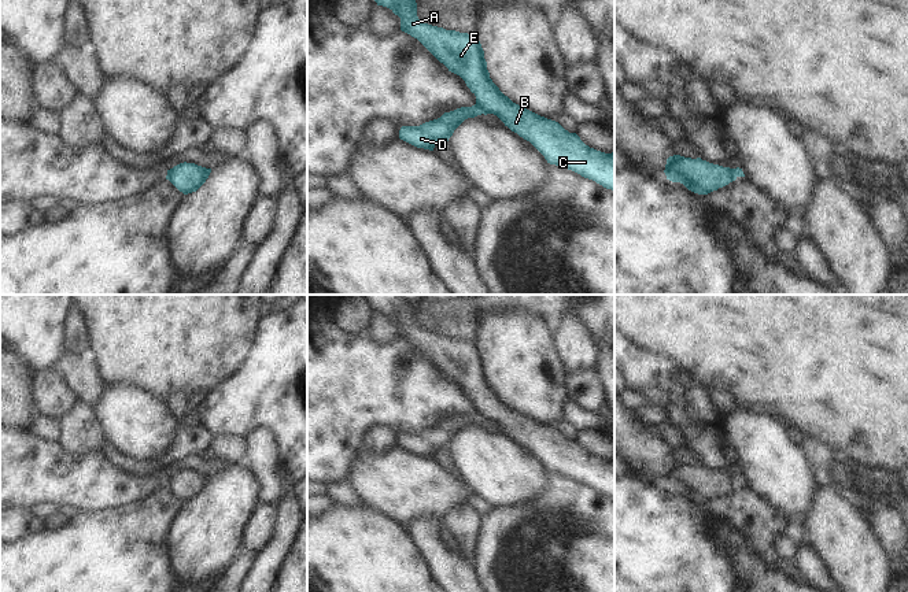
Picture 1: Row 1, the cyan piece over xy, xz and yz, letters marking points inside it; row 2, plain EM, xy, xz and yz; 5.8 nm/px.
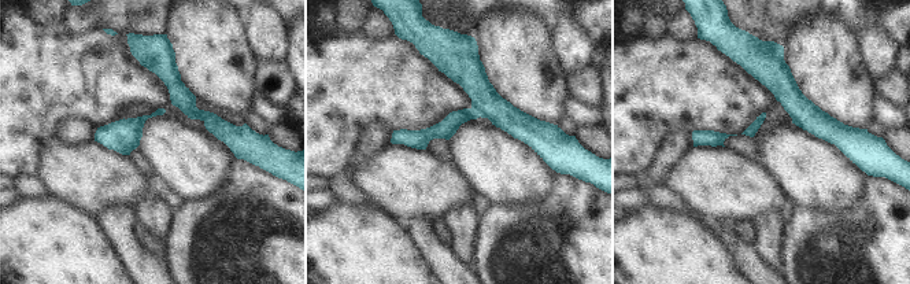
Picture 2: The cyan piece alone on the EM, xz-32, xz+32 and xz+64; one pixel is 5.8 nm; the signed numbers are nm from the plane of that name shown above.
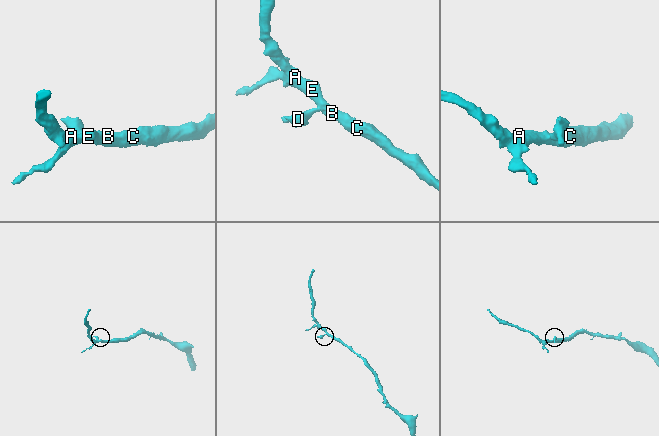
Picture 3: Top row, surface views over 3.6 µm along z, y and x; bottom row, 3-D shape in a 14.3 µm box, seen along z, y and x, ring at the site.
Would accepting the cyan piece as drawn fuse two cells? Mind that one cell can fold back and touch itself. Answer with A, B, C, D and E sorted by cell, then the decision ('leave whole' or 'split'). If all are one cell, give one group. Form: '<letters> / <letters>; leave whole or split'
A B C E / D; split

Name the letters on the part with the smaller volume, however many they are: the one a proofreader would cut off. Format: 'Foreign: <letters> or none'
Foreign: D.

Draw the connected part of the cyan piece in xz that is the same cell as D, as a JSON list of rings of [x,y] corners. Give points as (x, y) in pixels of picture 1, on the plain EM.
[[[475,411],[472,414],[461,414],[450,419],[444,419],[440,425],[425,429],[420,433],[402,433],[399,445],[417,454],[433,458],[439,448],[449,448],[454,437],[468,425],[481,422],[481,415]]]

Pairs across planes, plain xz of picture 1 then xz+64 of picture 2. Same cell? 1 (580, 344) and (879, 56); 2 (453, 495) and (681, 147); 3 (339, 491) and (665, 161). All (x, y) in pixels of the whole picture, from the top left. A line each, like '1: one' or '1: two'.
1: one
2: two
3: two

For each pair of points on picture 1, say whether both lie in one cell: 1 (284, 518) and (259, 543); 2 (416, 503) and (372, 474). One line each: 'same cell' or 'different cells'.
1: different cells
2: same cell

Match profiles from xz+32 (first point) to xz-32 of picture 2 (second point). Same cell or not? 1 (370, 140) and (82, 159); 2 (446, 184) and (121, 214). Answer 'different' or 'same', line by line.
1: different
2: different

